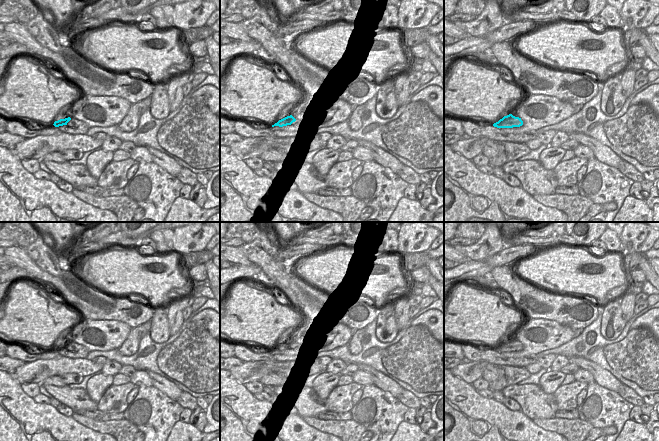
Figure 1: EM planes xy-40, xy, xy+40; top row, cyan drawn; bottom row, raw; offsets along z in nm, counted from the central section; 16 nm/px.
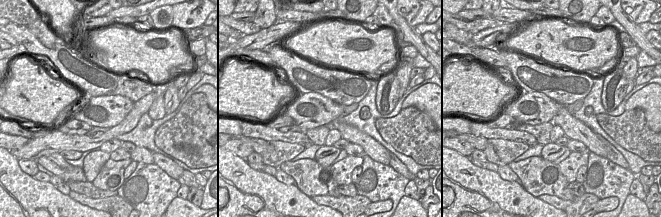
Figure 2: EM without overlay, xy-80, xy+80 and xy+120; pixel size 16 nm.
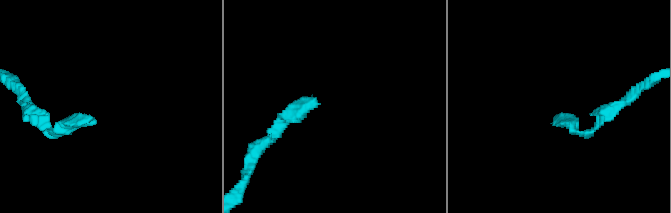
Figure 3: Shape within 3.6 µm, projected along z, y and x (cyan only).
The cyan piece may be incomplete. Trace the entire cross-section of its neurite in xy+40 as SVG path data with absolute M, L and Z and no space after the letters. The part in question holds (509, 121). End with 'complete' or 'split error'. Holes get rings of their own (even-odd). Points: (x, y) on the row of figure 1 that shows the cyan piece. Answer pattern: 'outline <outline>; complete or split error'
outline M512 114L504 116L498 122L494 123L493 126L497 128L513 128L520 127L523 125L523 121L519 117L515 117Z; complete

